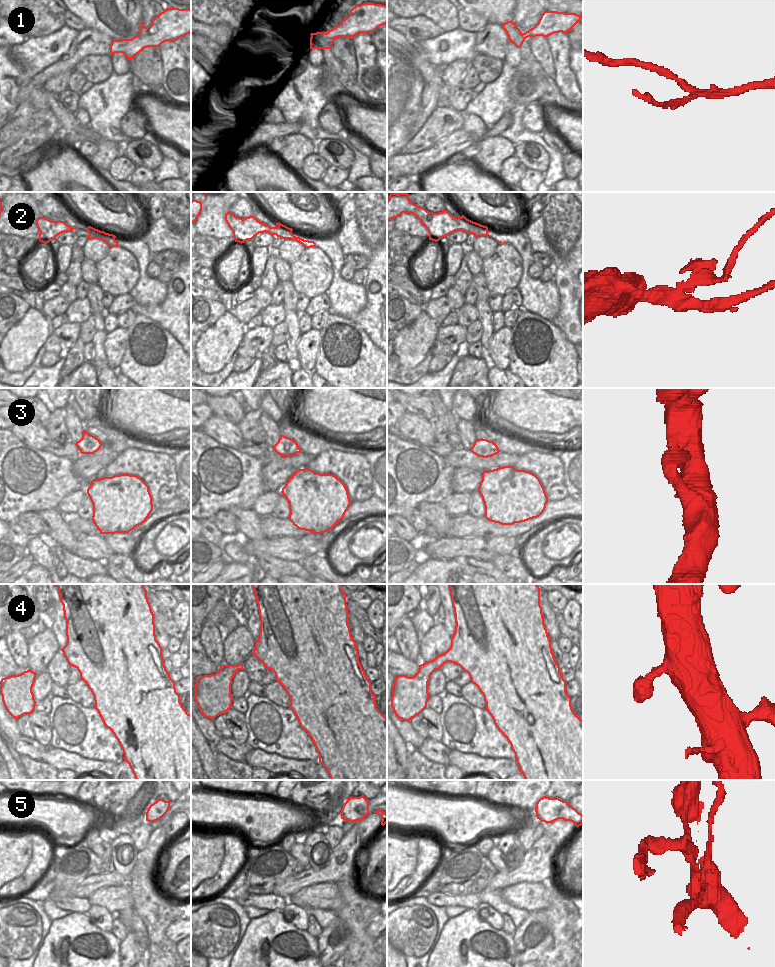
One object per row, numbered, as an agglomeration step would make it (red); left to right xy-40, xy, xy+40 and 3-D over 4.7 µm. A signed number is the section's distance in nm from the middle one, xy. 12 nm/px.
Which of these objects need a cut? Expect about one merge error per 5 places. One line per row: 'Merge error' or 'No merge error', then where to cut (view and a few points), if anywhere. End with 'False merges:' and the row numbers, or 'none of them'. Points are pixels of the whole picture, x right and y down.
1: Merge error. Split along xy+40 (520, 31), (517, 34), (508, 36)
2: No merge error. No split
3: No merge error. No split
4: No merge error. No split
5: Merge error. Split along xy+40 (568, 804), (558, 807), (545, 822)
False merges: 1, 5.

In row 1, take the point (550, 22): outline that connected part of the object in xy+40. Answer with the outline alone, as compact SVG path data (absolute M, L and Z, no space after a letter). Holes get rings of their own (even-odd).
M544 11L538 23L525 33L508 36L508 39L517 48L521 48L523 42L528 37L543 36L548 37L554 33L568 33L581 21L582 15L576 13L565 13L557 11Z

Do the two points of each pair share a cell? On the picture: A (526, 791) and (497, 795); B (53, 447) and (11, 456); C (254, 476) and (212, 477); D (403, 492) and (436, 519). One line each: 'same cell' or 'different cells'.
A: same cell
B: different cells
C: same cell
D: different cells

